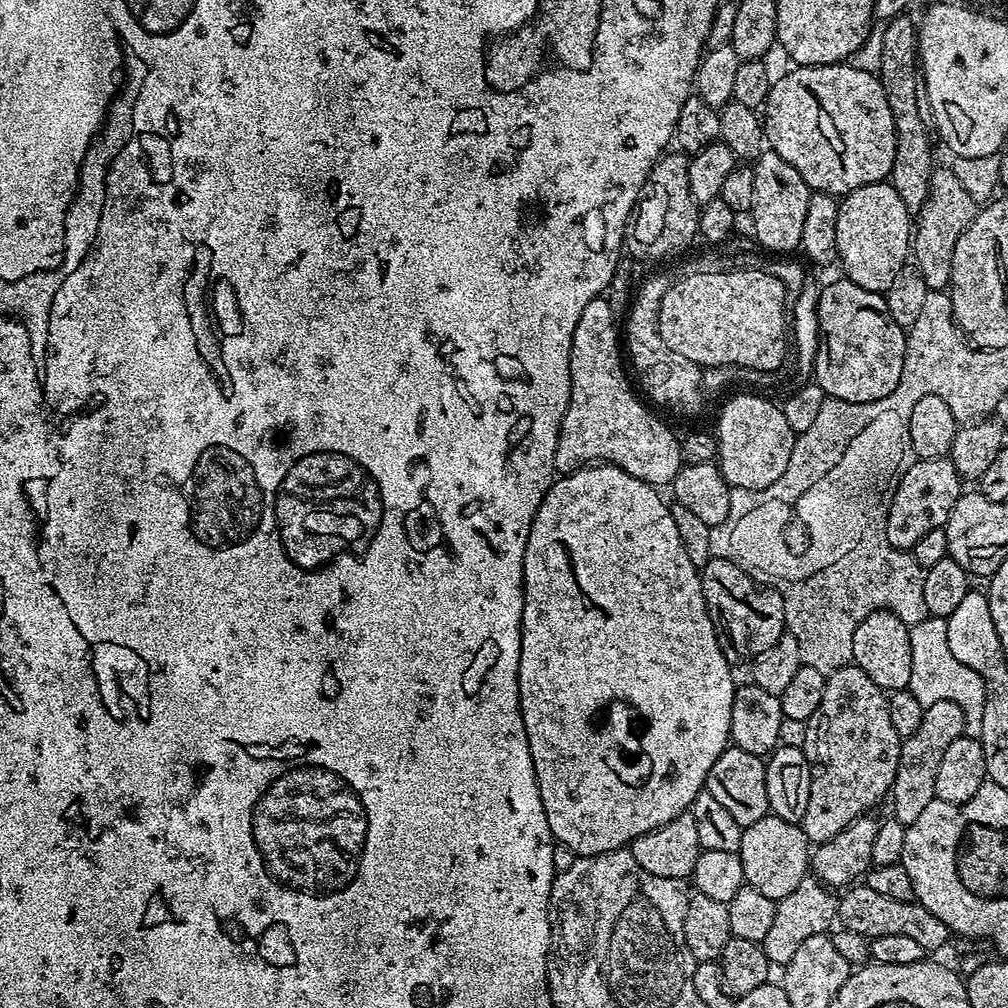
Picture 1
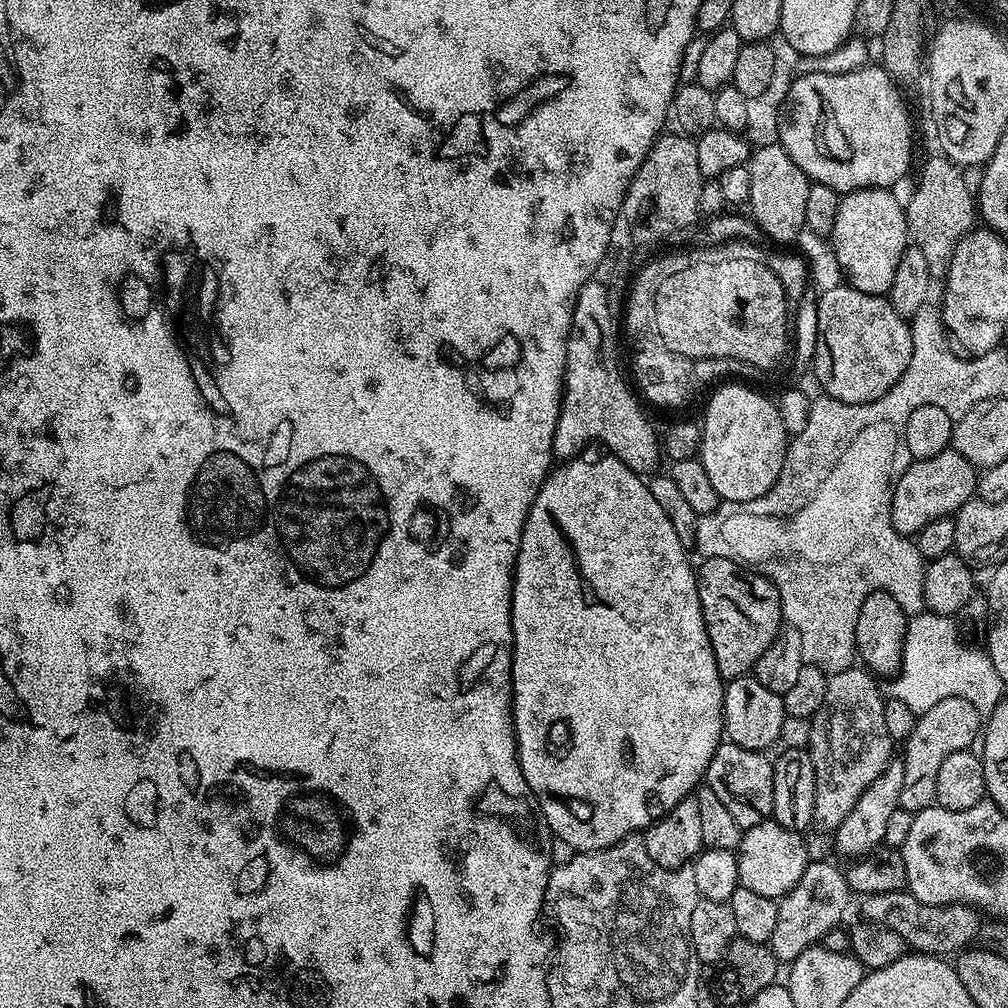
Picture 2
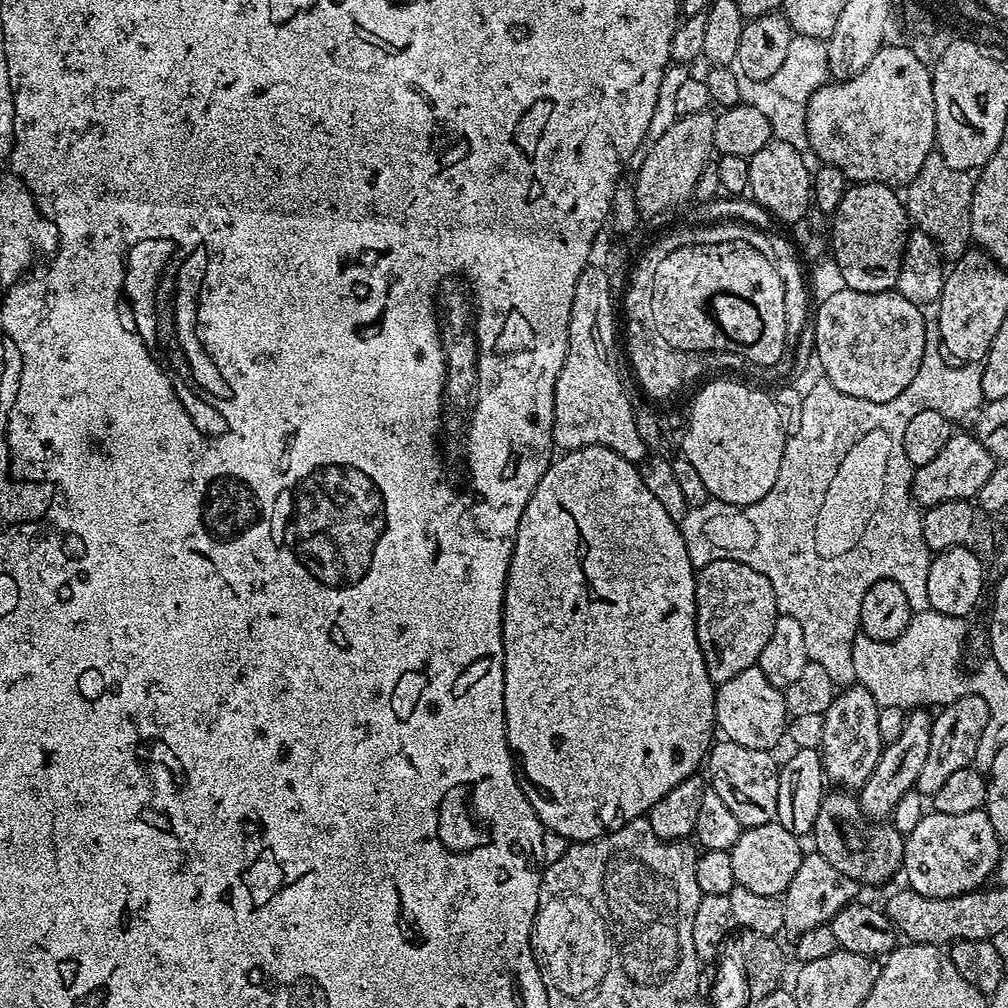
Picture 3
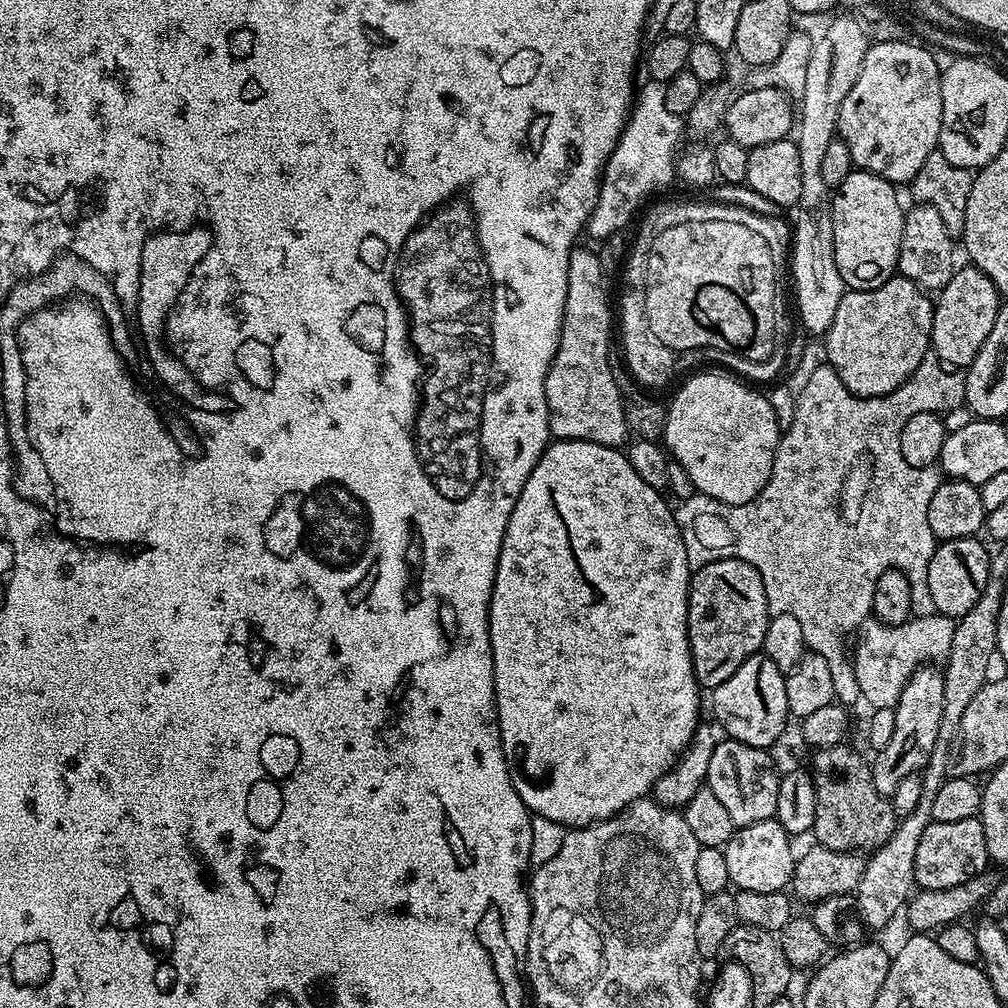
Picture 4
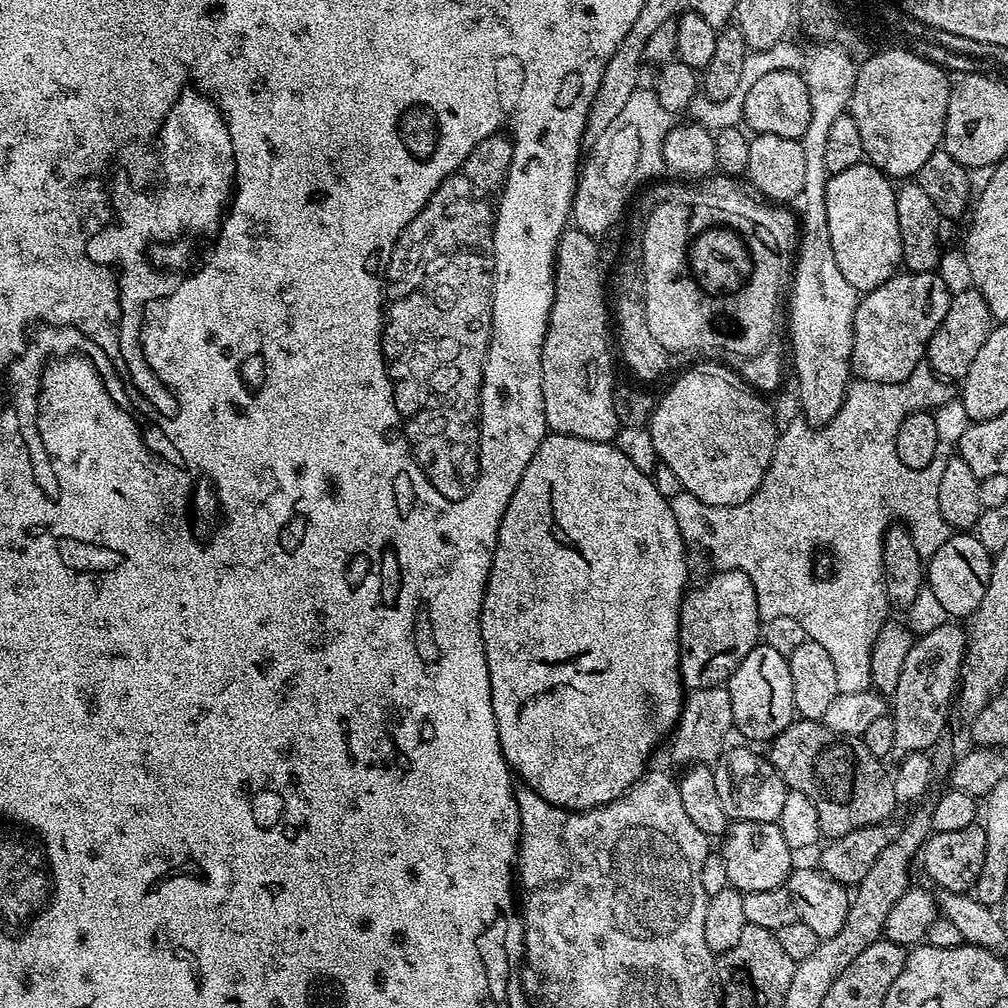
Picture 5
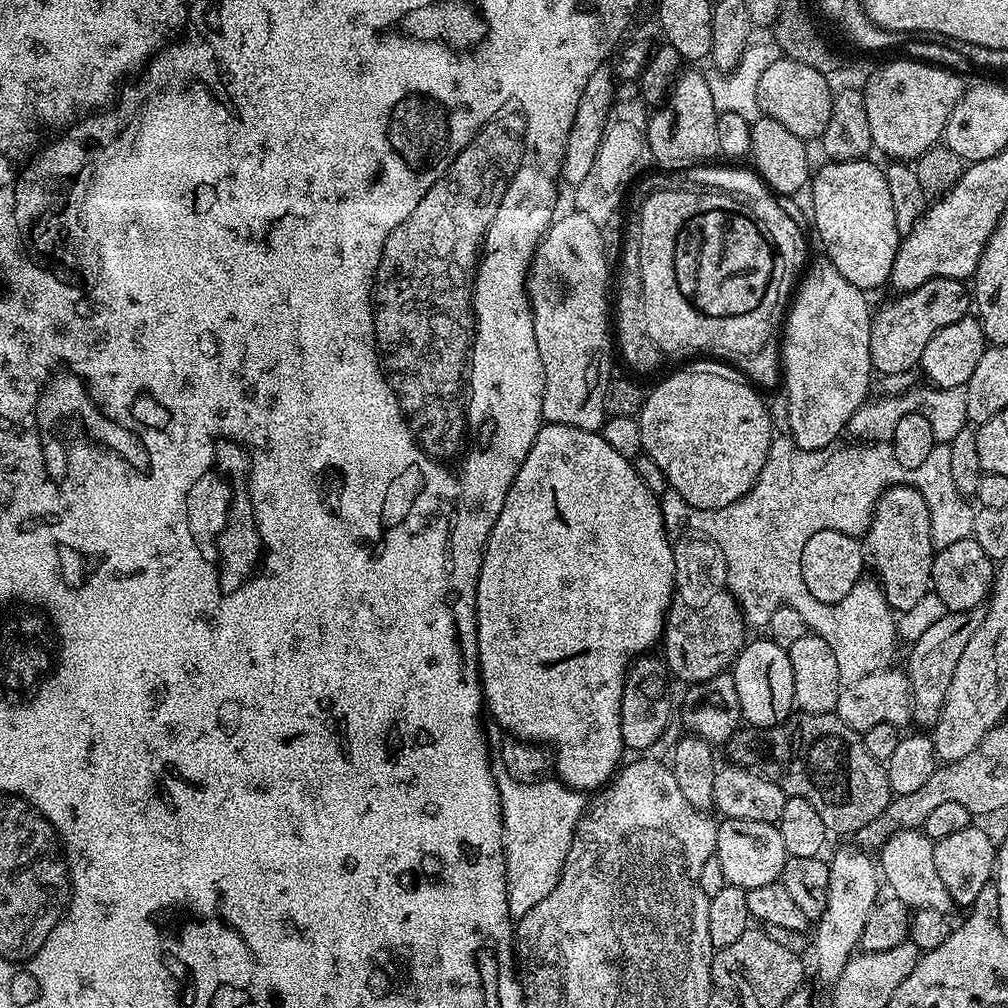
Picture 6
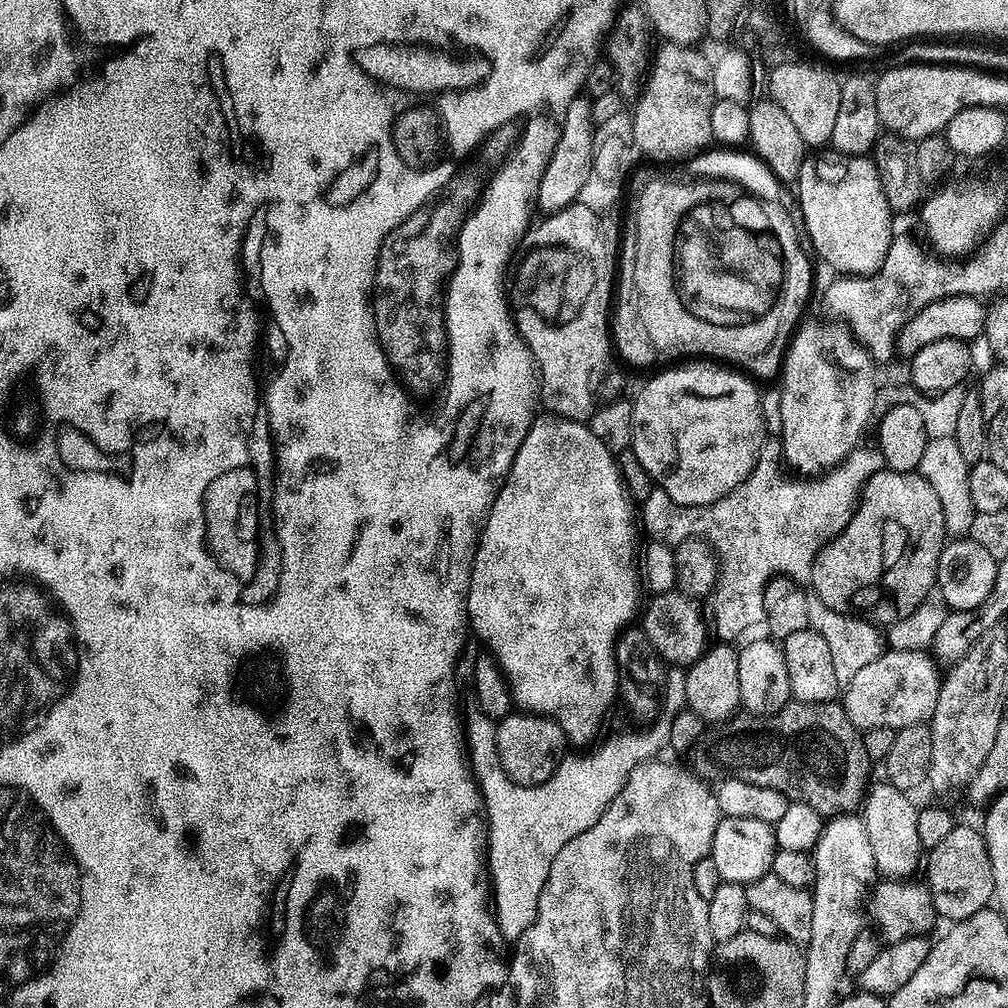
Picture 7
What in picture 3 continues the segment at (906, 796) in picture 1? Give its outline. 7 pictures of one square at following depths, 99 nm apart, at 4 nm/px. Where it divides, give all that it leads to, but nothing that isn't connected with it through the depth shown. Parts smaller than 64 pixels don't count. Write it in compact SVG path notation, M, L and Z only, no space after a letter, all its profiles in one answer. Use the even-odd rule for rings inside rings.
M960 696L953 704L945 704L935 713L932 722L930 752L926 754L926 762L916 779L915 791L924 798L931 798L935 792L942 790L942 782L954 774L954 770L962 770L973 763L972 760L980 752L982 734L989 731L990 717L986 702L977 696Z

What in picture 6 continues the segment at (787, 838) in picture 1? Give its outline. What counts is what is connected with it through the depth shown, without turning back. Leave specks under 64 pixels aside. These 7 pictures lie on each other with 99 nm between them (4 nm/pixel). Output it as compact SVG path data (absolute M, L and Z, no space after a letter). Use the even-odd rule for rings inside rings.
M724 818L717 823L715 856L722 865L724 883L745 890L754 886L770 886L777 883L789 857L776 824L750 822L738 818Z

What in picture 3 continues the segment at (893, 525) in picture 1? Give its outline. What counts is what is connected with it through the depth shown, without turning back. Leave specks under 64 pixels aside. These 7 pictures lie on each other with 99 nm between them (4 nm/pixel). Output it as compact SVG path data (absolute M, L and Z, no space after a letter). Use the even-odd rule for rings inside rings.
M957 431L936 457L926 462L926 466L912 472L912 499L921 509L932 508L938 502L972 500L978 490L982 490L986 478L990 478L990 470L994 470L997 463L996 457L990 454L990 450L986 450L986 446L982 446L975 434L968 433L967 436Z

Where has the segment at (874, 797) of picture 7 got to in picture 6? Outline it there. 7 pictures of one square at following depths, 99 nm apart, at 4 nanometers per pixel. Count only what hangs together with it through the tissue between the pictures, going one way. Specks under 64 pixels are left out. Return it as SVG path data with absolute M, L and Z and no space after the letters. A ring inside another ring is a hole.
M901 828L892 833L891 838L878 850L878 868L883 883L885 880L892 887L891 895L907 904L909 909L929 908L948 914L954 908L953 898L946 886L942 886L942 878L934 866L934 841L925 836L923 831Z

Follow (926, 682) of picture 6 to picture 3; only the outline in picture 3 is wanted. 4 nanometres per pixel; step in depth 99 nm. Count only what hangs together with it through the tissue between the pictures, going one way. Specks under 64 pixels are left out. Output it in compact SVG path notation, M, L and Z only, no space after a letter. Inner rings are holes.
M924 710L909 711L904 718L902 734L898 734L894 742L881 747L874 774L870 774L870 778L866 778L866 782L858 790L860 810L867 819L873 822L887 821L902 796L915 789L918 773L926 762L926 754L930 752L933 717L926 713Z

